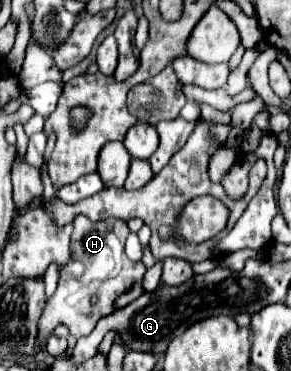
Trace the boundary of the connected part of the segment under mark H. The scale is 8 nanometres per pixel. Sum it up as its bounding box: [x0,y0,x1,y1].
[39,214,145,346]

